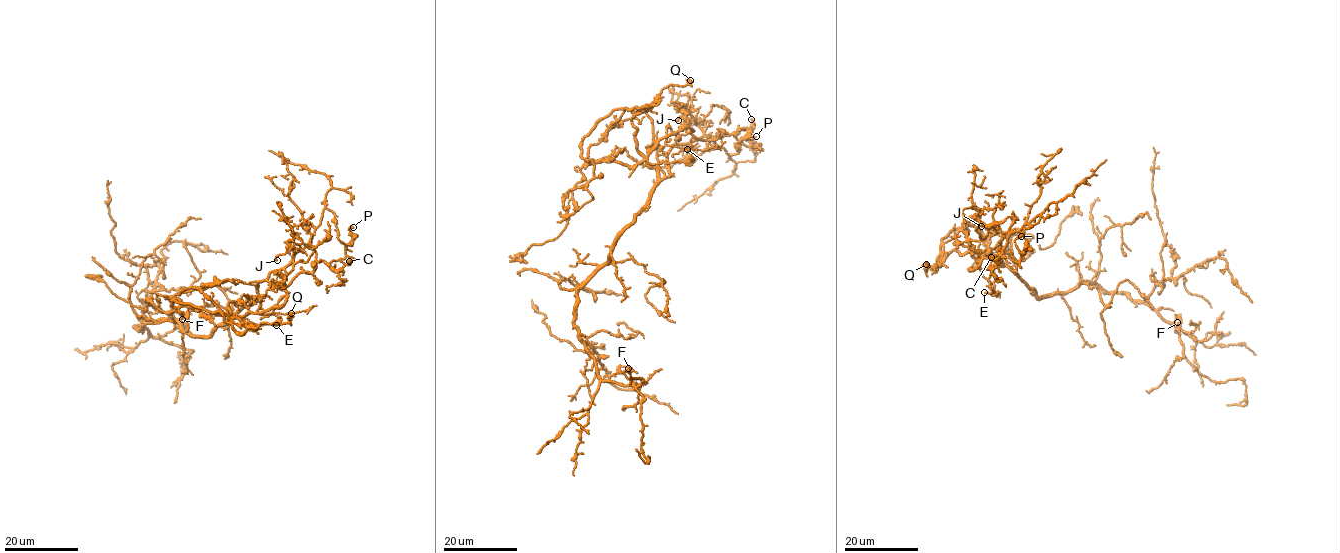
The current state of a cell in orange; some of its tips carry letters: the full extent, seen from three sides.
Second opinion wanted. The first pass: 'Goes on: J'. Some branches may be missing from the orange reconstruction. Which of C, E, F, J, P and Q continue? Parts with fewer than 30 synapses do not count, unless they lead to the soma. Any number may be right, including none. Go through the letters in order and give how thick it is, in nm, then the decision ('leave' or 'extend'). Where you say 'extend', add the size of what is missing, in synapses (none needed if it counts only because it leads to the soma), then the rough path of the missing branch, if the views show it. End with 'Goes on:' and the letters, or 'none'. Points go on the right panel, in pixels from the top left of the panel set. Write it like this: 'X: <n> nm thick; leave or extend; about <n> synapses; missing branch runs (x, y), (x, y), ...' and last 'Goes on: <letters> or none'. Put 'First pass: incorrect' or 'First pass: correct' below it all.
C: 200 nm thick; leave
E: 170 nm thick; leave
F: 130 nm thick; leave
J: 190 nm thick; leave
P: 140 nm thick; leave
Q: 280 nm thick; leave
Goes on: none
First pass: incorrect

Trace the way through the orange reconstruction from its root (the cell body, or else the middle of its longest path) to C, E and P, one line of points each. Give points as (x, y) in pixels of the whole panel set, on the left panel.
C: (213, 330), (257, 298), (261, 281), (285, 288), (318, 262), (335, 269), (349, 261)
E: (213, 330), (236, 312), (247, 295), (244, 304), (248, 312), (235, 317), (247, 318), (258, 325), (276, 325)
P: (213, 330), (257, 298), (261, 281), (285, 288), (318, 262), (343, 259), (353, 236), (348, 228), (353, 227)

